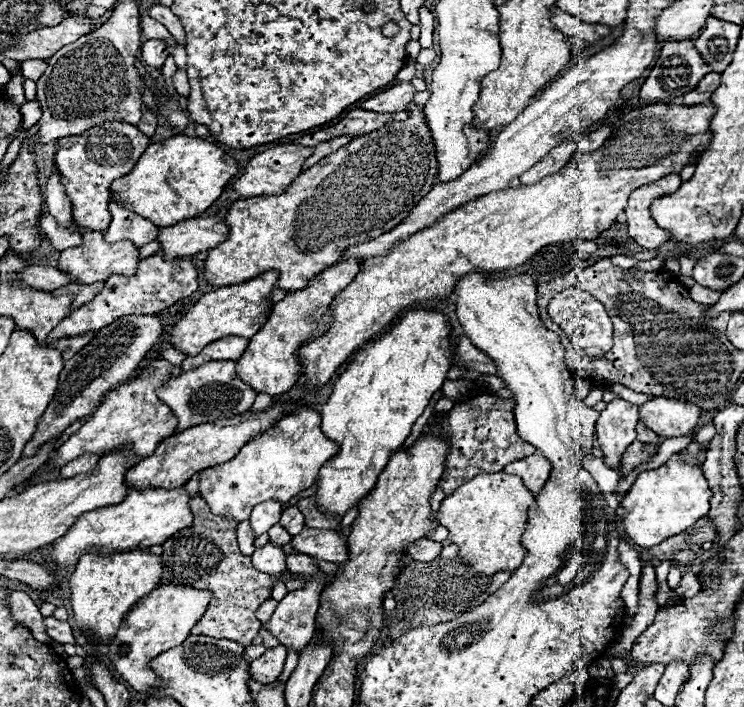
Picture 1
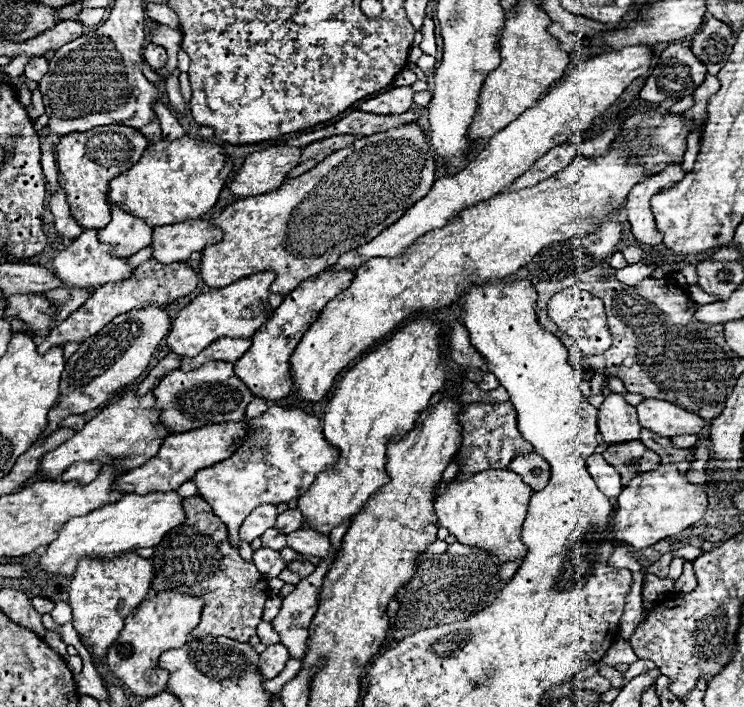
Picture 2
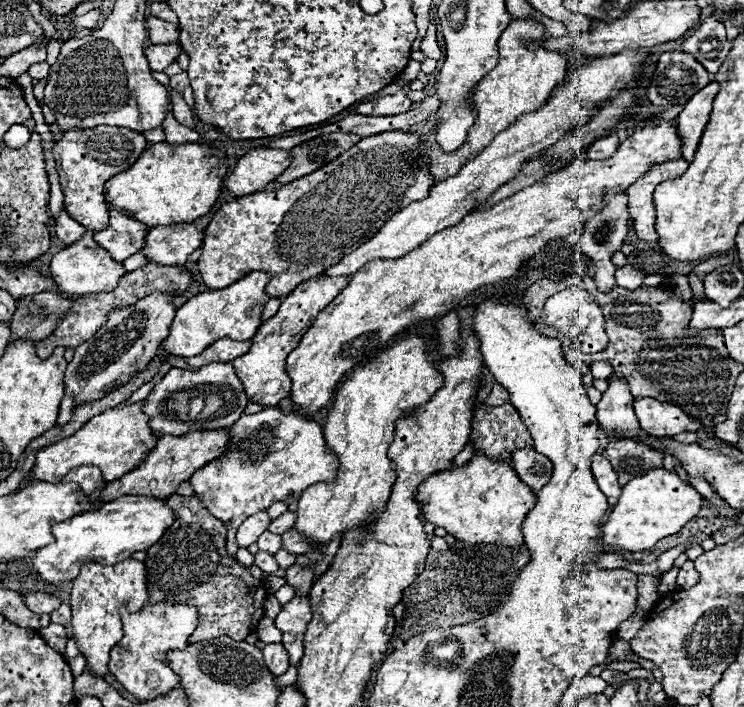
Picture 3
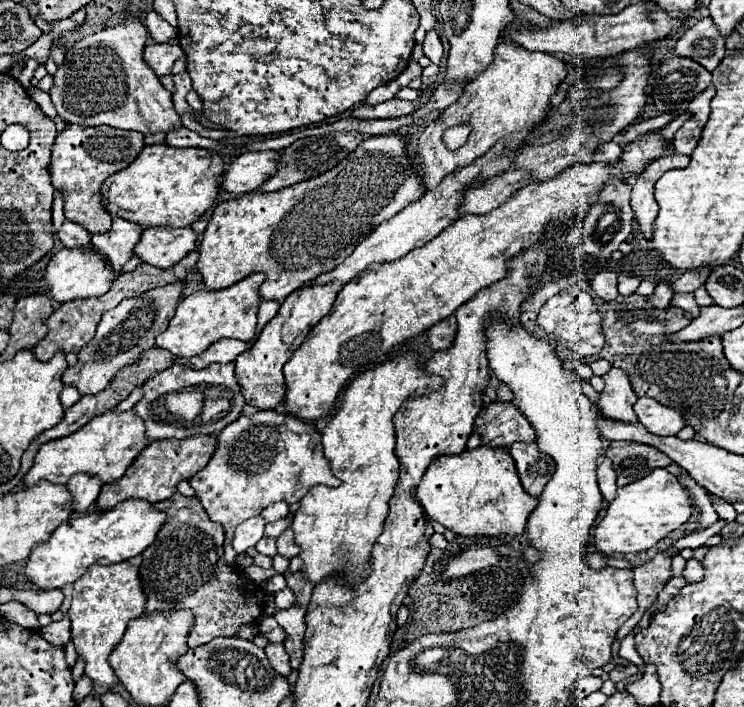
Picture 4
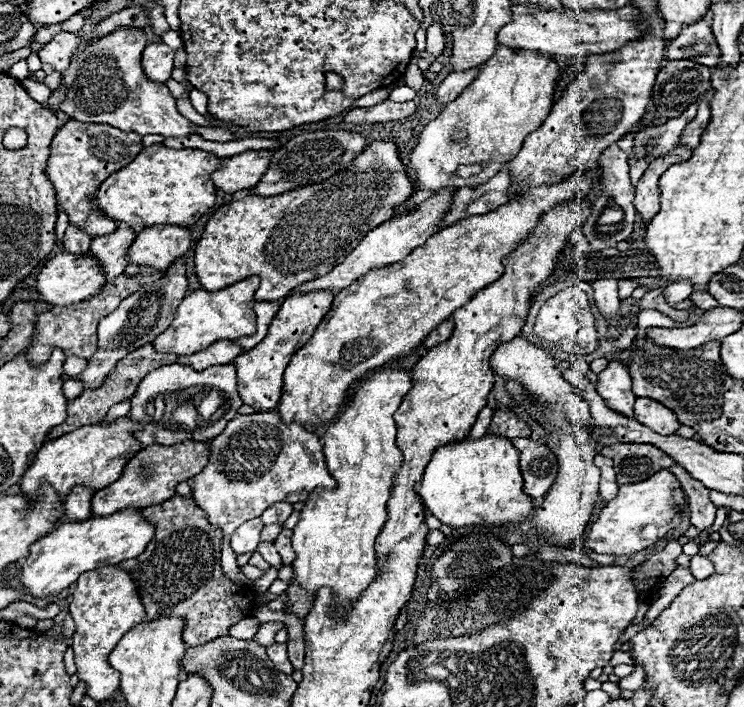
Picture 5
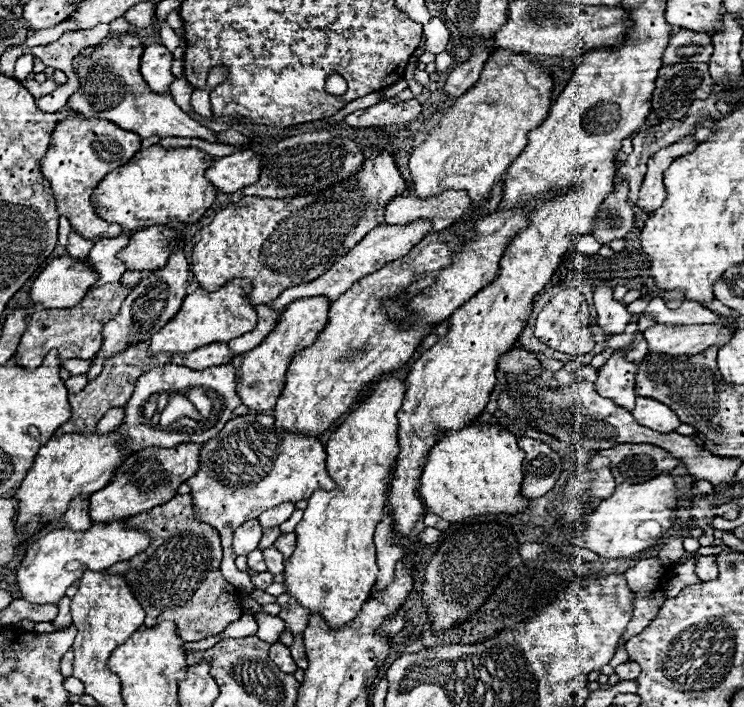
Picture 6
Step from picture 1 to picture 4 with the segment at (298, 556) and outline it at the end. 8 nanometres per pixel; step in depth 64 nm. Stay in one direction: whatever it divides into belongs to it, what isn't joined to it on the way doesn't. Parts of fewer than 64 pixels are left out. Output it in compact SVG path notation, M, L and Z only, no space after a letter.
M300 570L294 572L294 574L284 572L284 578L286 578L286 582L288 582L288 588L290 588L290 590L294 592L294 596L296 596L296 604L308 606L314 584L310 584L310 582L304 578L304 574L302 574Z

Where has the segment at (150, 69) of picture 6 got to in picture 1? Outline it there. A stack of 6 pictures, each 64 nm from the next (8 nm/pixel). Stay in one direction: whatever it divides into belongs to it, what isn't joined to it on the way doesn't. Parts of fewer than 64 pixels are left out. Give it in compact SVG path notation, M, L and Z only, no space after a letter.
M146 40L142 44L142 60L152 68L162 68L168 58L168 50L164 40Z

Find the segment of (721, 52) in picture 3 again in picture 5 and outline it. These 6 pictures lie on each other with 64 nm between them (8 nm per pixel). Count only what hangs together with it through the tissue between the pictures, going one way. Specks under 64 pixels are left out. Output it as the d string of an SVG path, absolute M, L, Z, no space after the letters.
M704 18L680 32L666 50L666 60L694 60L708 68L720 62L720 48L714 40L710 22Z

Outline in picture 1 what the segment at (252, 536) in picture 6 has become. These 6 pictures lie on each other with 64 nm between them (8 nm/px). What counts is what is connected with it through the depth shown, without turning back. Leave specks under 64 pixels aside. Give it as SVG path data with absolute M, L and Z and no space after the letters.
M266 500L266 502L258 504L258 506L254 506L252 516L250 516L252 532L256 536L268 532L274 524L278 524L282 512L284 512L284 508L282 508L282 502L278 502L278 500Z

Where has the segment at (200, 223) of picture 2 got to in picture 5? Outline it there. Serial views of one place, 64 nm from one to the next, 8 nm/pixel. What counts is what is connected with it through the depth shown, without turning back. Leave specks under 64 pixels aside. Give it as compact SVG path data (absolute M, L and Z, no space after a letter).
M148 226L128 248L130 264L166 270L172 260L182 258L192 246L192 234L182 226Z

